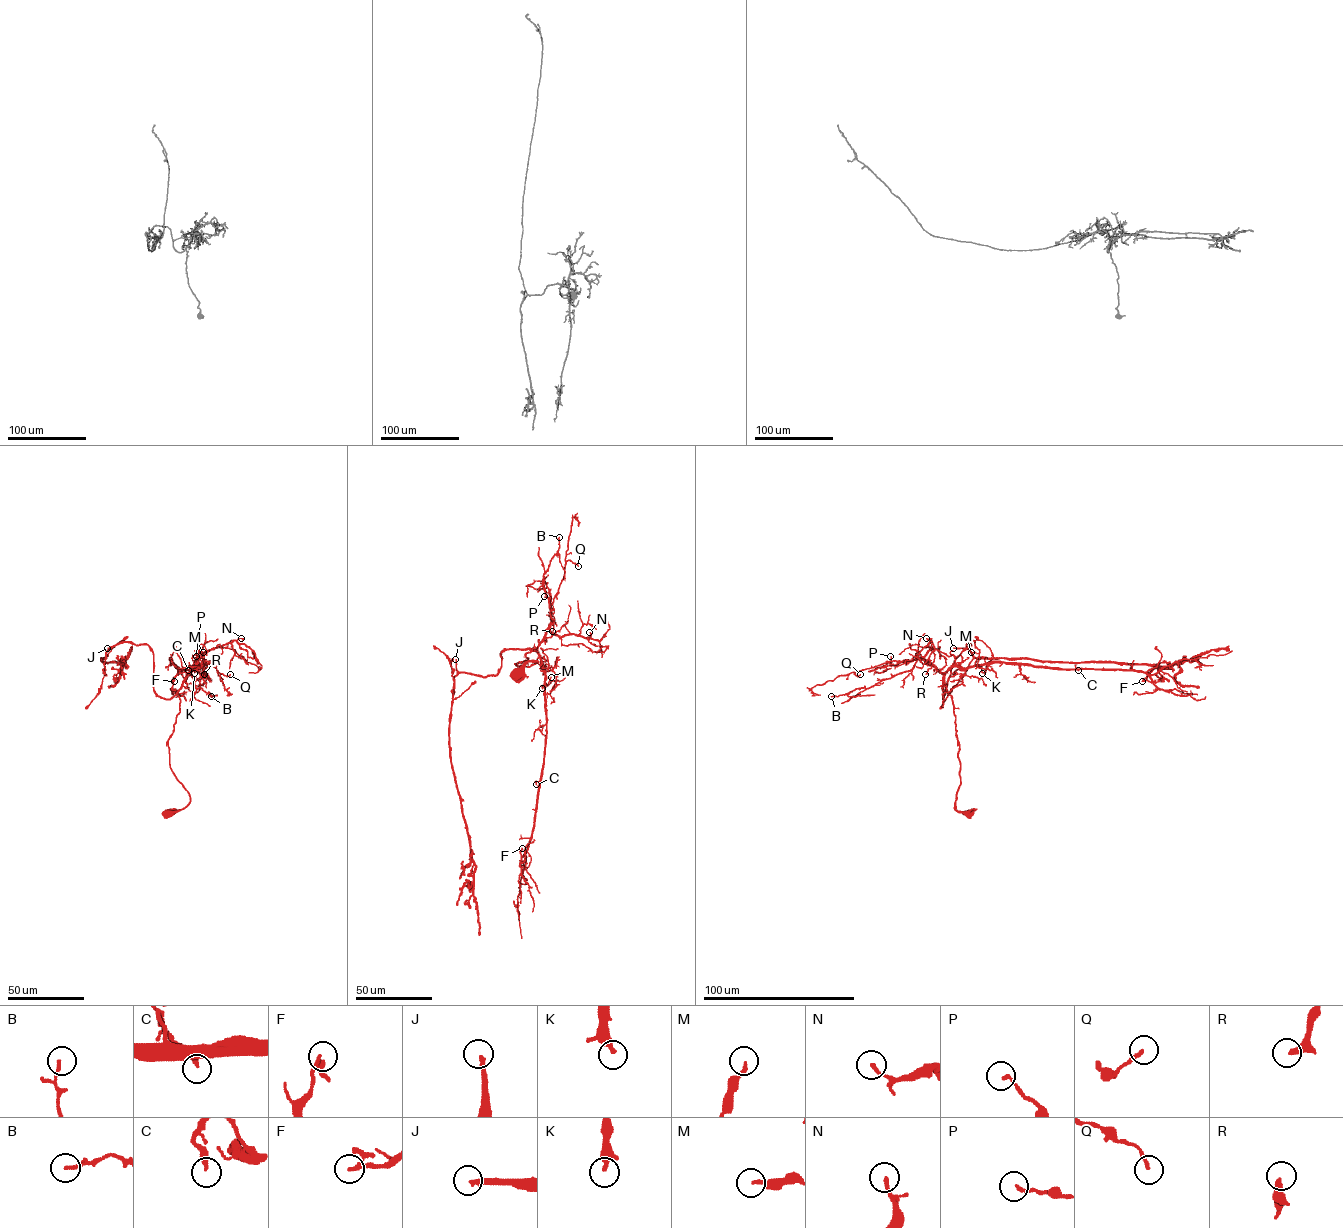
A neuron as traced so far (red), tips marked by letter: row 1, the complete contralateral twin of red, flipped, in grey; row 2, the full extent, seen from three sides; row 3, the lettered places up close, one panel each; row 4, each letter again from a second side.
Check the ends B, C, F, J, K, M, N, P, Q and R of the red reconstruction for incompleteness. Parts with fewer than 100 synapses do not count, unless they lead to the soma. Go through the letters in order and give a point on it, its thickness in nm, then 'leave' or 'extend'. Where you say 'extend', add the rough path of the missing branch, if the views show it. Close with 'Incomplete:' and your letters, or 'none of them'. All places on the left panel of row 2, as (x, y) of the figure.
B: at (211, 696); 140 nm thick; leave
C: at (188, 670); 280 nm thick; leave
F: at (174, 681); 130 nm thick; leave
J: at (107, 648); 220 nm thick; extend; missing branch runs (107, 648), (100, 647), (105, 682), (118, 694), (123, 672), (115, 652), (115, 529), (88, 481), (87, 458)
K: at (194, 673); 320 nm thick; leave
M: at (203, 652); 160 nm thick; leave
N: at (241, 638); 170 nm thick; leave
P: at (196, 656); 160 nm thick; leave
Q: at (230, 674); 170 nm thick; leave
R: at (204, 674); 280 nm thick; leave
Incomplete: J

